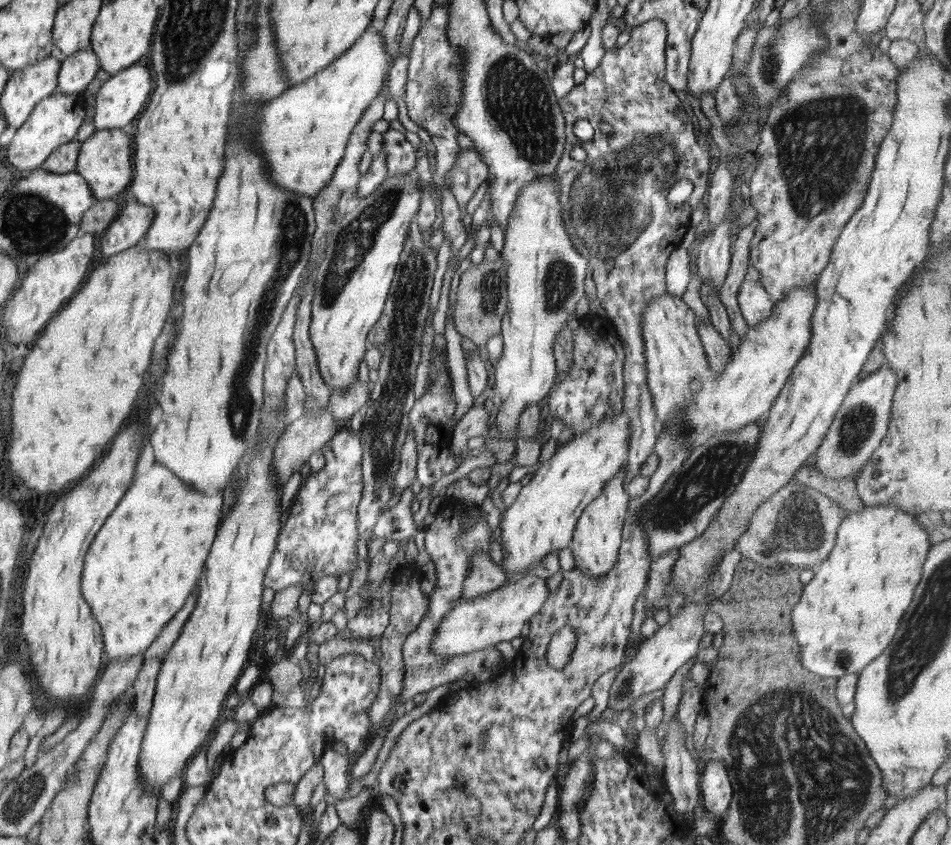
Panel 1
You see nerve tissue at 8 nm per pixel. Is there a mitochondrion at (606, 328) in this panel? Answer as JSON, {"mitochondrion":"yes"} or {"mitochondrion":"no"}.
{"mitochondrion":"no"}

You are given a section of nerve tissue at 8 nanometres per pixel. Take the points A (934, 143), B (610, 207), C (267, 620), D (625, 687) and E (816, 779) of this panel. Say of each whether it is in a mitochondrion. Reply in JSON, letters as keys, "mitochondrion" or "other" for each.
{"A":"other","B":"mitochondrion","C":"other","D":"mitochondrion","E":"mitochondrion"}

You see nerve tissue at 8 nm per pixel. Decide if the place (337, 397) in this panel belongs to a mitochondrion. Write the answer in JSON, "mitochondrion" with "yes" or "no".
{"mitochondrion":"no"}

